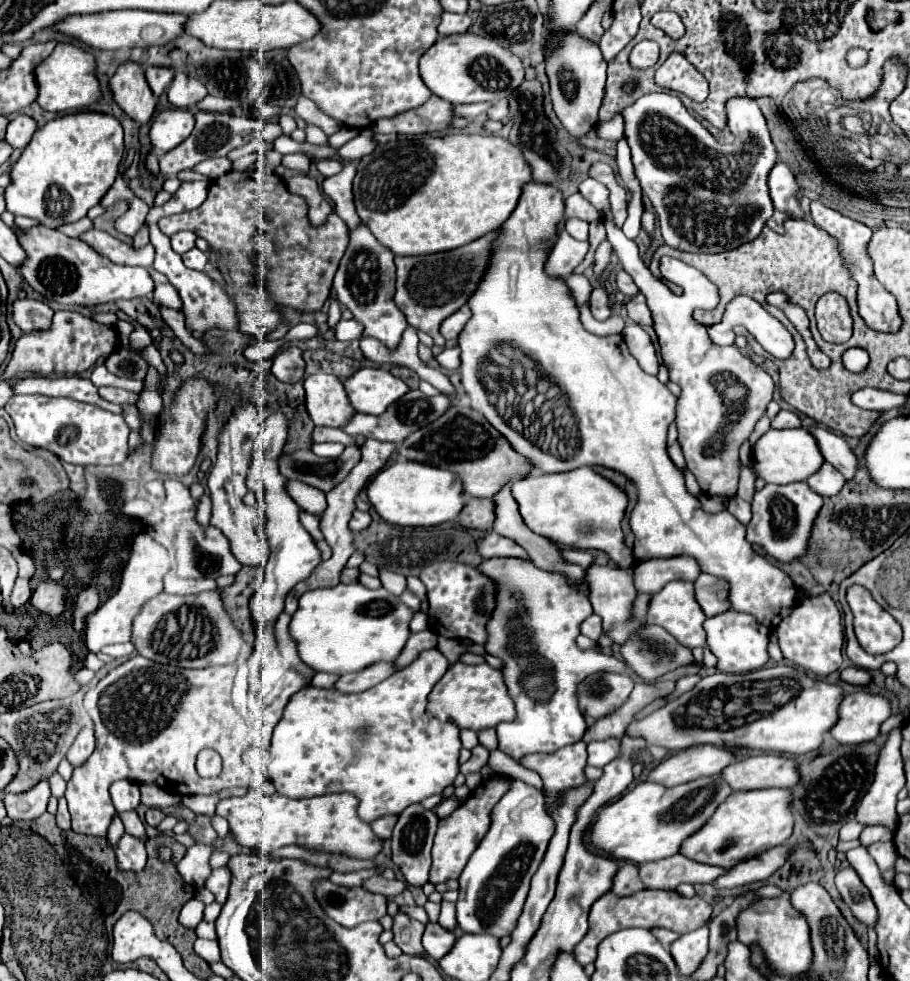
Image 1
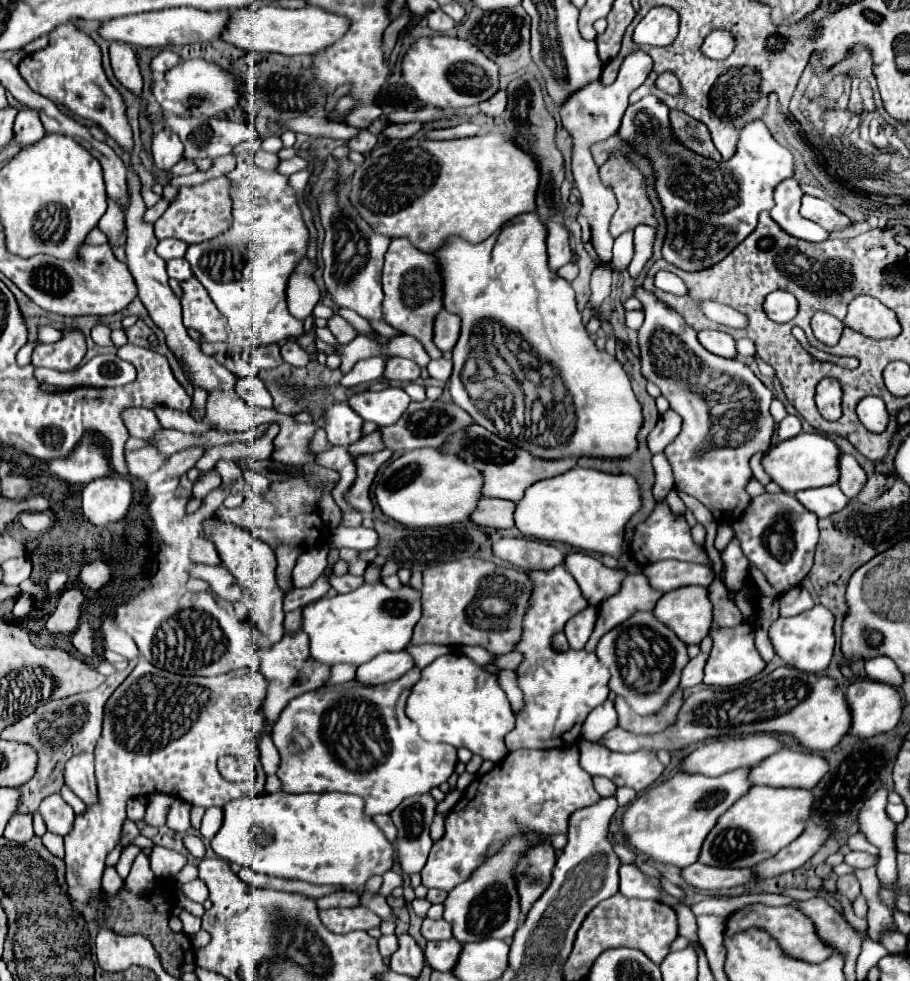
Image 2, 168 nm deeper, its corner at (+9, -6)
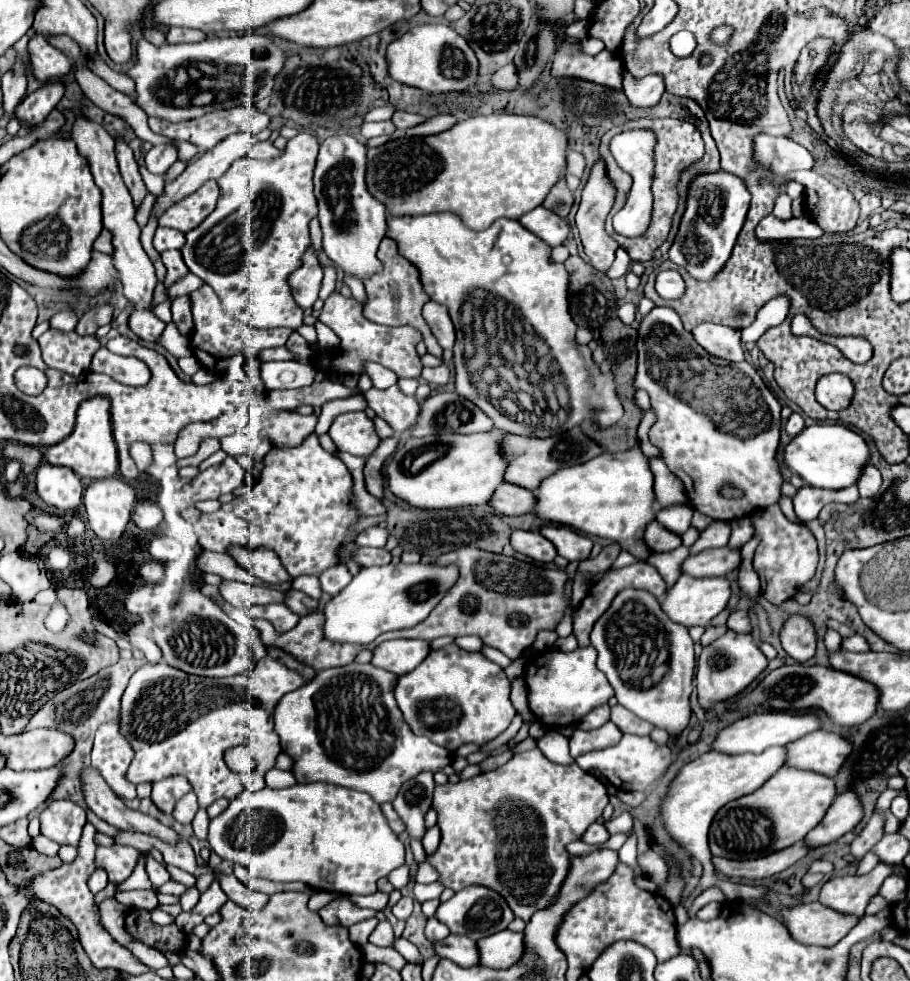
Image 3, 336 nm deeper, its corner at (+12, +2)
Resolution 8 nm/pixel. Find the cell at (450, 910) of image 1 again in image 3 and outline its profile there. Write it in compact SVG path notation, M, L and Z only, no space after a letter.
M430 918L428 920L428 924L426 924L426 938L434 944L434 942L440 942L442 938L446 938L450 934L450 930L448 930L448 926L446 924L442 924L442 922L438 922L436 918Z

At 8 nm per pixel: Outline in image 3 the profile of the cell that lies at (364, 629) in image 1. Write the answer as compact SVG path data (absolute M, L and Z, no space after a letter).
M400 562L396 566L386 564L362 568L360 574L354 576L352 582L324 606L324 634L334 642L370 644L384 632L412 628L426 620L456 580L458 566L440 566L432 562Z

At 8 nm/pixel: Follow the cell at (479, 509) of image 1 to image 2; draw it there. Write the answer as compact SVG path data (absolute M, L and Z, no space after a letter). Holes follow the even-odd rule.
M481 498L477 504L477 510L469 516L469 520L477 526L511 528L513 510L515 510L515 502L499 500L499 498ZM485 522L493 522L493 524L485 524ZM495 522L499 522L499 524L495 524Z

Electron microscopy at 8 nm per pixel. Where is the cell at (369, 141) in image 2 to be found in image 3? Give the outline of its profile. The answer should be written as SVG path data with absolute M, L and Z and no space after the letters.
M392 120L362 124L362 134L366 138L374 138L374 136L382 136L382 134L394 134L394 130L396 130L396 126L392 124Z

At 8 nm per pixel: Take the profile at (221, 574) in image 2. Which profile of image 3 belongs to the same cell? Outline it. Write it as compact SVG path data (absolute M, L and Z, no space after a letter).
M224 580L220 586L220 592L226 602L232 606L252 606L252 604L272 604L272 602L284 602L286 592L274 590L274 588L262 588L262 586L248 586L244 582L228 582Z

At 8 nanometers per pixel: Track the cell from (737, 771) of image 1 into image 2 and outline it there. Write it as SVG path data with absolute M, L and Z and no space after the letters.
M779 750L749 770L749 782L761 786L813 788L827 772L827 762L819 754Z

